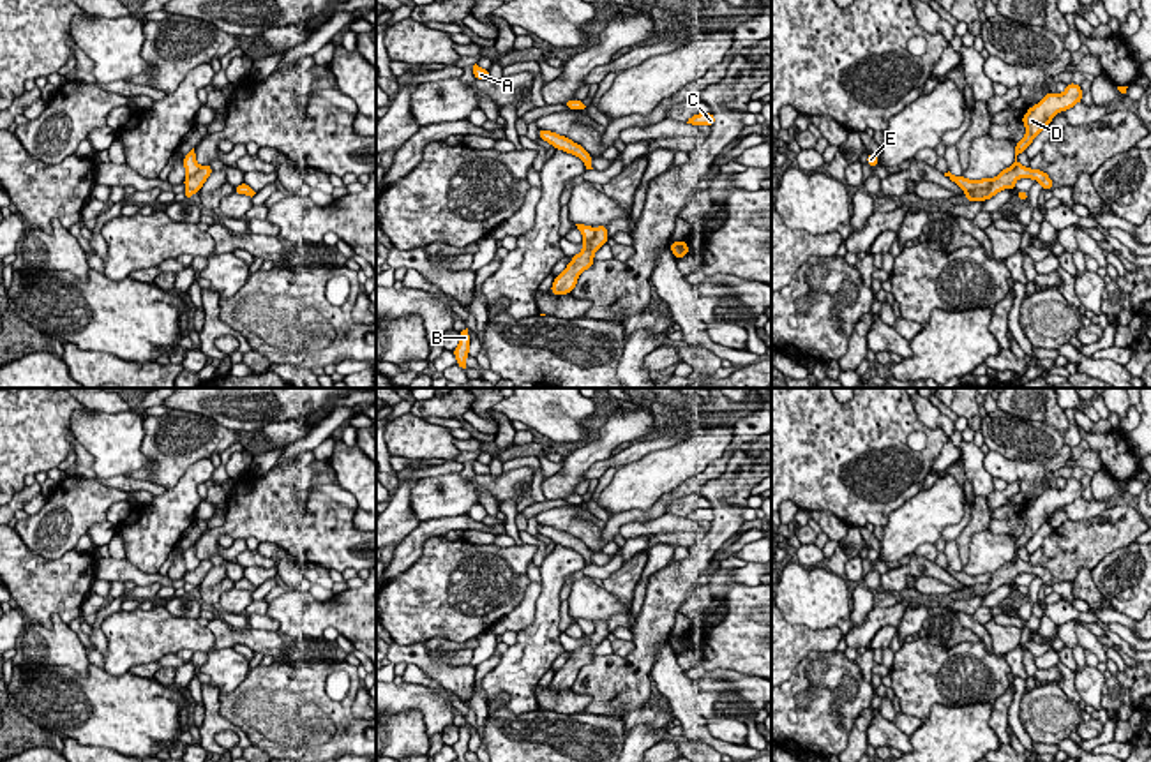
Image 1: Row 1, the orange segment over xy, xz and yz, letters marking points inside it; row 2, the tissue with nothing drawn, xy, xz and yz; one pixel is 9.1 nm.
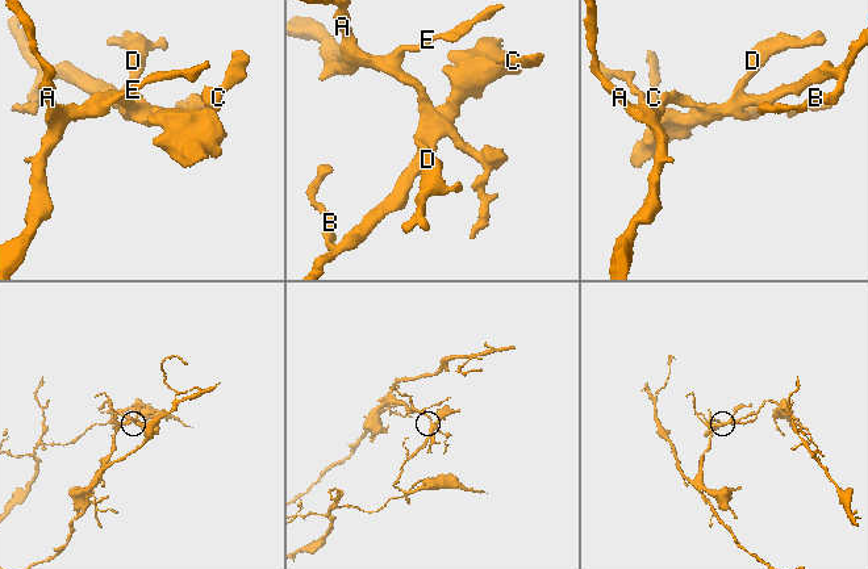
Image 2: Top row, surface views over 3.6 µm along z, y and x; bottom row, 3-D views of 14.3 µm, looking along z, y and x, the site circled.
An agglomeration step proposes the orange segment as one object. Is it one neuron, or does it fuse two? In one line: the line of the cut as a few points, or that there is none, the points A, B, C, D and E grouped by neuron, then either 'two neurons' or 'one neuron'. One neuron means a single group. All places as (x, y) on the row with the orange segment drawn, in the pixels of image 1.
cut yz (993, 179), (985, 187), (966, 193); groups A D E / B C; two neurons

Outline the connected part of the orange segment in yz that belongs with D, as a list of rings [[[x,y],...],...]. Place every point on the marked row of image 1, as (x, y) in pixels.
[[[1068,83],[1063,93],[1047,93],[1038,104],[1031,106],[1022,116],[1026,134],[1019,143],[1015,143],[1015,161],[1012,166],[1019,164],[1017,155],[1026,152],[1033,139],[1049,127],[1057,113],[1073,108],[1077,102],[1082,102],[1082,88],[1080,85]]]

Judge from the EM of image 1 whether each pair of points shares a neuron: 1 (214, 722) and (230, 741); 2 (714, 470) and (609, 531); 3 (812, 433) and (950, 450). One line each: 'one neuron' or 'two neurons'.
1: two neurons
2: one neuron
3: two neurons

